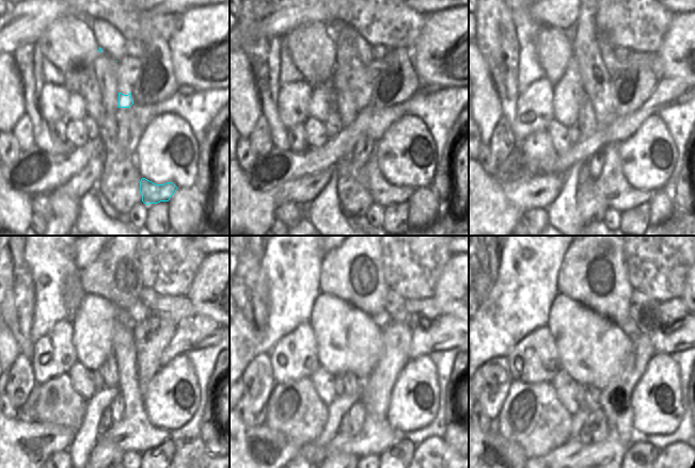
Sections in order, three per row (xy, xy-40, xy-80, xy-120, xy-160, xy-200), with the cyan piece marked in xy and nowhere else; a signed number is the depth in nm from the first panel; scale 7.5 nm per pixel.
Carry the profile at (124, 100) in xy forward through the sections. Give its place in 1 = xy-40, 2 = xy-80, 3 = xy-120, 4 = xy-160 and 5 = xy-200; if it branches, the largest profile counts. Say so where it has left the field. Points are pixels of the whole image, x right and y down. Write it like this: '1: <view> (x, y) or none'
1: xy-40 (361, 85)
2: xy-80 (585, 45)
3: xy-120 (133, 432)
4: xy-160 (376, 435)
5: xy-200 (574, 452)

